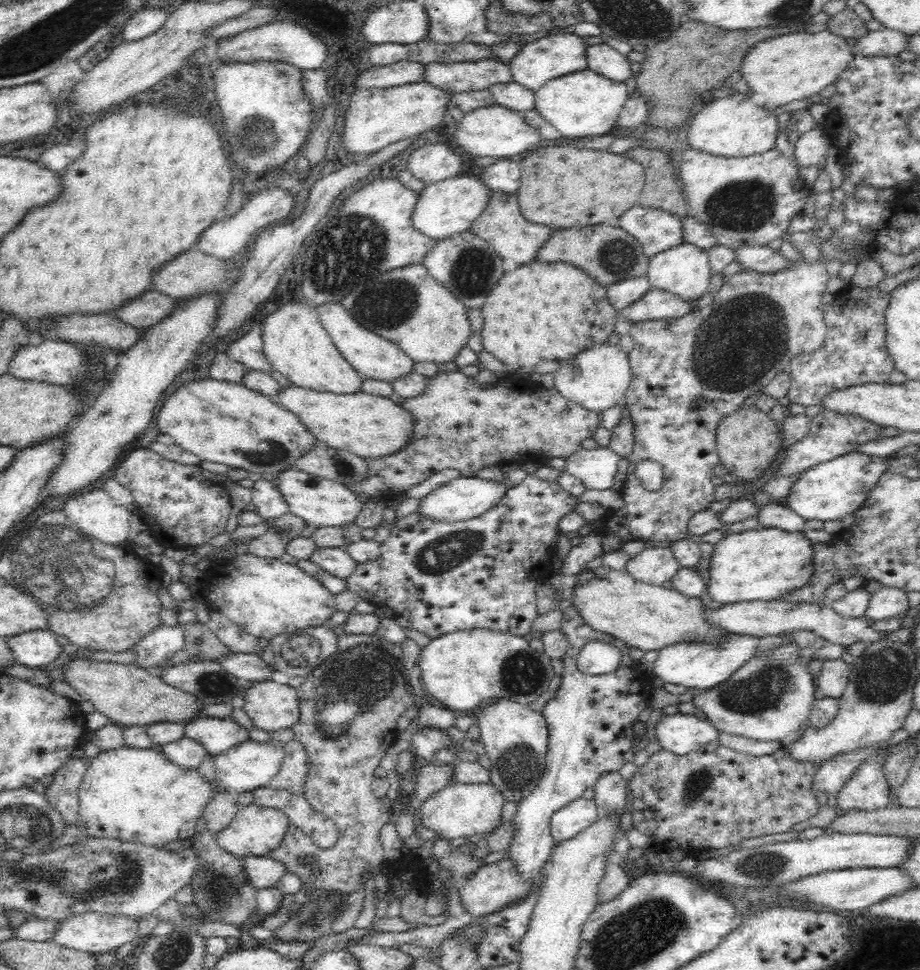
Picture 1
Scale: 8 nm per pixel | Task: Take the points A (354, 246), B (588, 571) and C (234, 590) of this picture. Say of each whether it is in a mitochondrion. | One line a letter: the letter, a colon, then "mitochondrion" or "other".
A: mitochondrion
B: other
C: other

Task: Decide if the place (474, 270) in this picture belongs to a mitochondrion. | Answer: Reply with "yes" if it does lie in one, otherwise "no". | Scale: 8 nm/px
yes

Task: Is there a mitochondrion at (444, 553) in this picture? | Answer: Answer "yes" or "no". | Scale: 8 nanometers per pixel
yes

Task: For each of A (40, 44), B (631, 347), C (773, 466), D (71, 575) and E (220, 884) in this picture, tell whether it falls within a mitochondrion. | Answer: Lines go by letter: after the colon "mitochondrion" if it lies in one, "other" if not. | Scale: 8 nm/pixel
A: mitochondrion
B: other
C: other
D: mitochondrion
E: mitochondrion

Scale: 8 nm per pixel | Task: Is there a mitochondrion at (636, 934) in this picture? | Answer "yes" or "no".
yes

